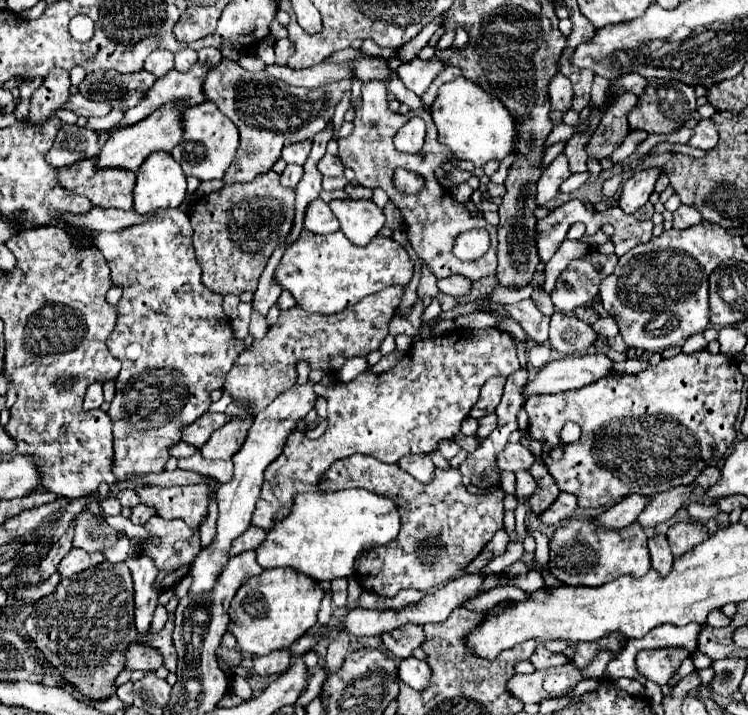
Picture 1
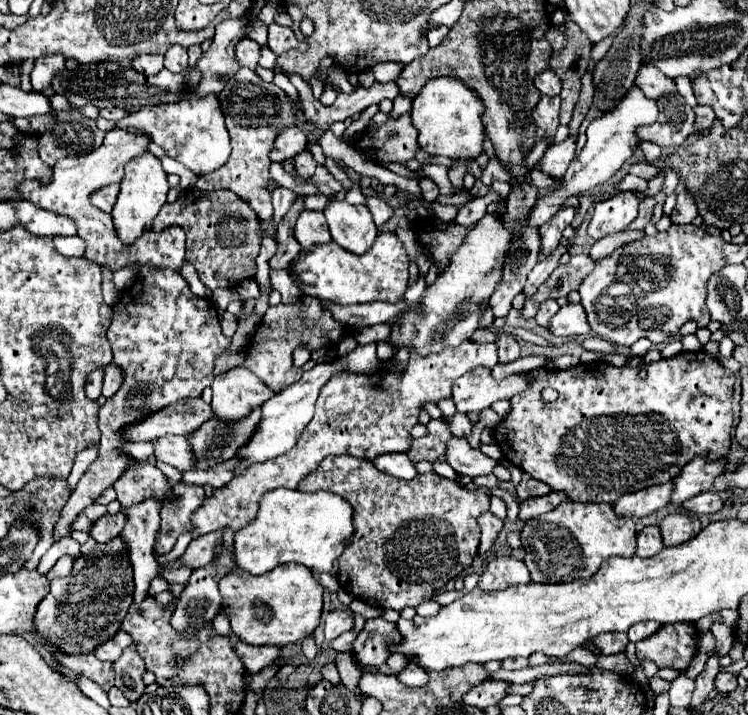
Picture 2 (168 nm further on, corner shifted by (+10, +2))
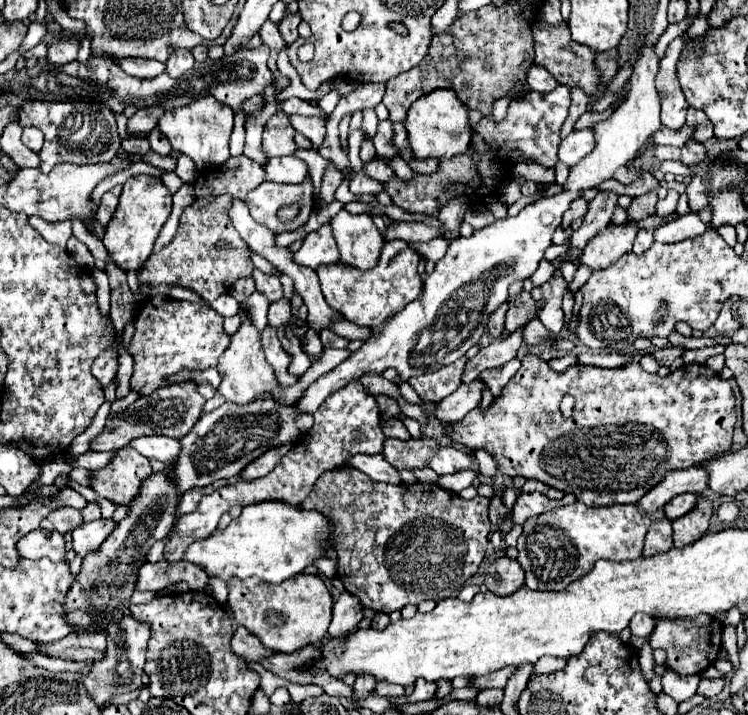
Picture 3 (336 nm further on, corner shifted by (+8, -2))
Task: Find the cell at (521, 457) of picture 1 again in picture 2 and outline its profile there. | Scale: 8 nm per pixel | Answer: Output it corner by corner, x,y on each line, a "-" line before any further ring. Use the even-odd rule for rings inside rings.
452,439
448,443
446,451
446,461
452,465
454,471
464,473
468,477
478,477
478,475
491,474
494,467
498,464
482,451
474,451
466,439

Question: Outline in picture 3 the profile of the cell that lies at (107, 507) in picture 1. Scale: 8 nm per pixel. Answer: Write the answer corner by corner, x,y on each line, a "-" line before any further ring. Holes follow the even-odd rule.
60,507
58,511
52,511
42,523
40,527
46,531
58,531
62,535
70,533
74,527
78,527
82,523
80,511
70,509
70,507

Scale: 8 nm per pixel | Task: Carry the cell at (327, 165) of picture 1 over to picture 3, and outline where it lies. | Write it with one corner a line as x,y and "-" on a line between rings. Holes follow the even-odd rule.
294,155
268,159
268,163
264,165
264,171
266,171
264,179
274,183
302,183
302,179
308,177
306,165

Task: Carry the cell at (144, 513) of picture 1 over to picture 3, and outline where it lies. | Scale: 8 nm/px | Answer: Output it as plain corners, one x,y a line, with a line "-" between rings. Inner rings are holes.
98,519
98,521
90,521
90,523
82,523
80,527
76,527
70,535
72,535
72,547
80,557
86,557
88,553
96,551
104,539
110,535
110,531
116,527
116,523
112,519

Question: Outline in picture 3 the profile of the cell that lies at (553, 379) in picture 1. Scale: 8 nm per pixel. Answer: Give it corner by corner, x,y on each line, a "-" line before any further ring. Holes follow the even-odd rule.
480,379
468,383
468,385
460,385
452,395
448,395
446,399
442,399
436,405
434,417
442,423
456,423
462,417
466,417
474,407
478,407
478,403
482,401
482,387
484,383

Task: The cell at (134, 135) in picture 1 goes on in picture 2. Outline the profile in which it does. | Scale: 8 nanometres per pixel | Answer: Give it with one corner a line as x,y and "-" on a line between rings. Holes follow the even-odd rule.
114,127
106,133
104,143
96,151
82,157
60,159
60,163
54,167
52,181
46,187
40,187
40,183
22,183
20,187
24,199
36,203
38,207
46,207
48,211
68,215
76,221
78,235
86,241
84,257
104,265
110,273
116,273
118,269
132,269
136,275
132,287
122,291
118,303
112,307
114,319
108,329
108,341
114,351
114,365
122,369
124,381
120,389
100,407
98,425
102,437
98,457
82,475
68,503
60,511
60,519
54,529
54,541
70,535
72,521
92,501
96,501
104,489
112,487
134,461
122,449
128,445
124,429
144,421
152,413
180,399
200,397
202,389
214,381
216,359
230,345
230,339
222,335
220,317
214,303
194,295
186,279
180,275
180,269
186,263
186,235
182,227
170,225
162,231
148,229
138,241
124,245
118,239
112,215
96,209
90,203
90,193
108,183
120,183
124,177
124,165
136,155
146,153
148,145
150,135
136,135
128,129

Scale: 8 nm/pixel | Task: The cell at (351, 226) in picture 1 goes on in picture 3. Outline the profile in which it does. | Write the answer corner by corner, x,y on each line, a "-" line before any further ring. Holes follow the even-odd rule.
340,211
332,219
334,237
340,249
340,263
368,271
378,265
384,237
368,215

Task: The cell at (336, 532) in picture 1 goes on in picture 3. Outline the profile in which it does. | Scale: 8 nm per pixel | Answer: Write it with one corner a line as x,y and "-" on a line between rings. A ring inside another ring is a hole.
254,503
246,505
226,529
216,529
206,539
192,543
182,559
202,567
208,577
220,577
222,581
254,575
268,583
282,583
324,557
326,545
332,545
330,523
318,511
304,511
288,503

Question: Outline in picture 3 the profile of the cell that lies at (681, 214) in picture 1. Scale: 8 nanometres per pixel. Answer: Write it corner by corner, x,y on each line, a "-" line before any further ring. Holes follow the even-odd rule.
692,177
692,183
686,189
690,209
696,213
708,205
708,187
702,177

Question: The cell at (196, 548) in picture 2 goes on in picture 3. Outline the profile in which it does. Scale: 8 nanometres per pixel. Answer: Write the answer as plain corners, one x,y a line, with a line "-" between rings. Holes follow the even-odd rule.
178,561
178,563
144,563
138,569
136,577
136,591
162,591
178,581
184,581
190,585
192,591
202,591
208,583
204,571
198,571
192,563

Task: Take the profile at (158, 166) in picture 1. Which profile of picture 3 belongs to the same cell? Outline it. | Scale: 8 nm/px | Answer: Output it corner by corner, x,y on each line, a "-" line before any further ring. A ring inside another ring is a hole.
136,175
130,177
124,183
124,191
120,195
118,209
112,217
112,221
106,227
106,235
102,243
106,245
112,261
124,269
124,271
136,271
142,269
146,259
152,253
154,241
168,221
172,211
172,193
166,189
166,185
152,175

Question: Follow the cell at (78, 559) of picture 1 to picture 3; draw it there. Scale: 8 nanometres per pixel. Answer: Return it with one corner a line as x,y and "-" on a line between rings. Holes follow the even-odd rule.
34,529
30,535
24,535
16,543
18,555
26,559
50,559
50,561
62,561
66,559
64,553
64,535
56,531
44,531
44,529

